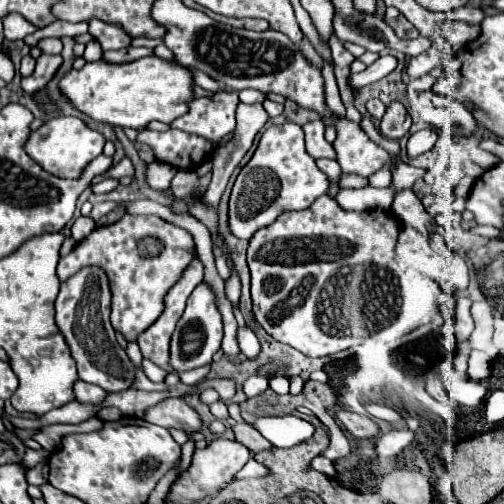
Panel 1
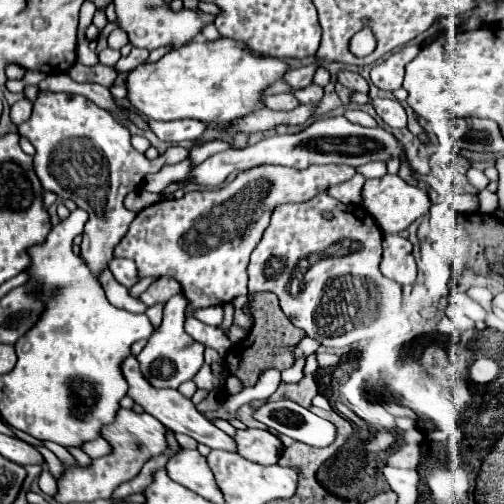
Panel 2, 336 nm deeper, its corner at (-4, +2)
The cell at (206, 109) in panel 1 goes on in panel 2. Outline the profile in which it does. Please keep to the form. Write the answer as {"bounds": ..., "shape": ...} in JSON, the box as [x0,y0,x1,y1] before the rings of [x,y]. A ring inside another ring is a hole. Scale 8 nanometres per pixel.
{"bounds":[148,119,206,143],"shape":[[[182,119],[182,121],[148,121],[150,129],[156,133],[158,139],[168,143],[180,143],[180,141],[196,141],[206,131],[204,123],[198,123],[194,119]]]}

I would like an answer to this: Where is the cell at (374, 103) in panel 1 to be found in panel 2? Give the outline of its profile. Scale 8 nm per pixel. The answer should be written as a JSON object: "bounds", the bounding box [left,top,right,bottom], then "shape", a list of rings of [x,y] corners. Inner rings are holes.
{"bounds":[370,97,408,129],"shape":[[[376,97],[370,103],[372,103],[372,107],[376,109],[376,113],[380,115],[380,119],[386,125],[396,127],[396,129],[404,129],[406,127],[406,123],[408,123],[406,111],[396,99],[392,99],[392,97]]]}

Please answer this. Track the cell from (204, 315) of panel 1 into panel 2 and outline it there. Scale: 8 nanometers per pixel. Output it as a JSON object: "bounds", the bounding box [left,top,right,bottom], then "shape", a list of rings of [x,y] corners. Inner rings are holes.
{"bounds":[136,294,204,389],"shape":[[[177,294],[168,300],[162,325],[148,339],[148,345],[142,349],[142,353],[136,355],[136,359],[140,361],[140,371],[146,377],[146,381],[152,383],[152,387],[174,387],[176,389],[180,383],[190,381],[198,373],[198,369],[204,365],[204,345],[196,343],[184,331],[184,310],[187,300],[181,294]]]}

